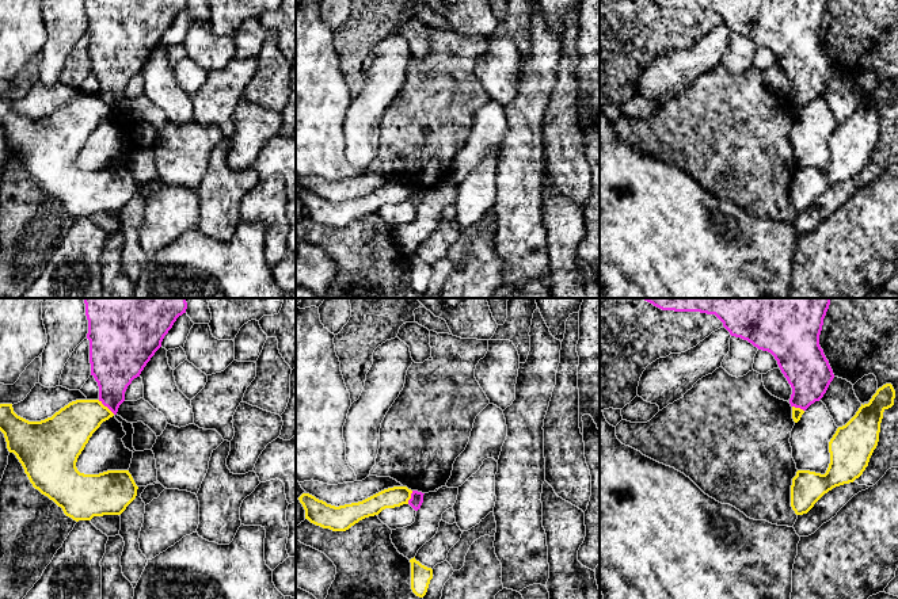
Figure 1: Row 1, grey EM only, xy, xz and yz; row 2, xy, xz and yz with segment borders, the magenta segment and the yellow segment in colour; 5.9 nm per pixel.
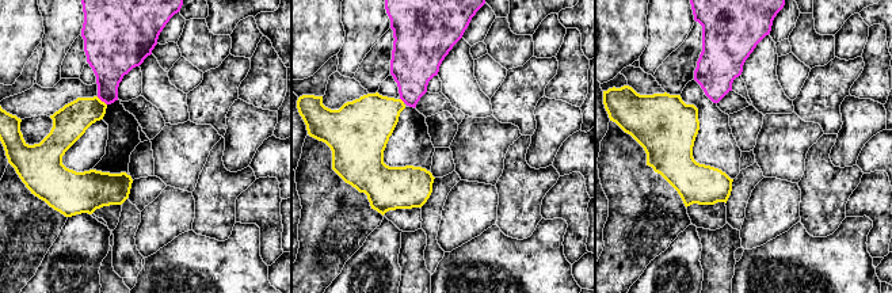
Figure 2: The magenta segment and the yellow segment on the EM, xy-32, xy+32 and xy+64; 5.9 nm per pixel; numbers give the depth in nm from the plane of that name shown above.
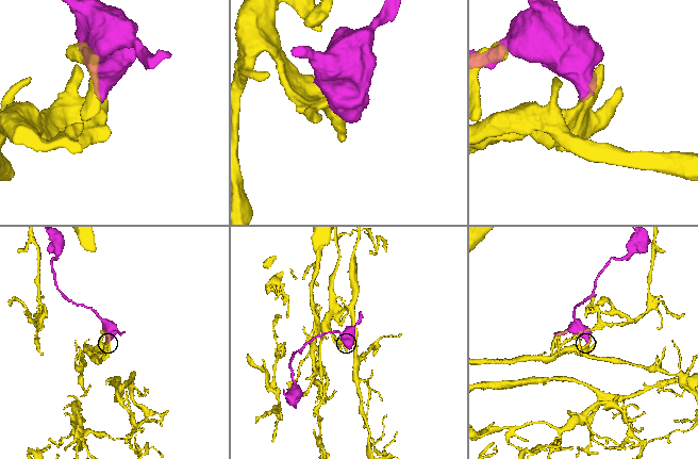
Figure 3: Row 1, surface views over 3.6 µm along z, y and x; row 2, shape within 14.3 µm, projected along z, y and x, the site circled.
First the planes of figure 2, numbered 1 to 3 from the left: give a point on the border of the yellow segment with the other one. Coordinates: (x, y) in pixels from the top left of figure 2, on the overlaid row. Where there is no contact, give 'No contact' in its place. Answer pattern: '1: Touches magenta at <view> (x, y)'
1: Touches magenta at xy-32 (102, 101)
2: Touches magenta at xy+32 (403, 101)
3: No contact

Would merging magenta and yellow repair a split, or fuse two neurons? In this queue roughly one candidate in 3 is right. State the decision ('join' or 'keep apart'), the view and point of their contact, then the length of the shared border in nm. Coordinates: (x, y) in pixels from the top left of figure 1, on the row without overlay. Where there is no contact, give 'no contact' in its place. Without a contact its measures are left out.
keep apart; meets magenta in xy at (106, 102); contact 130 nm long

